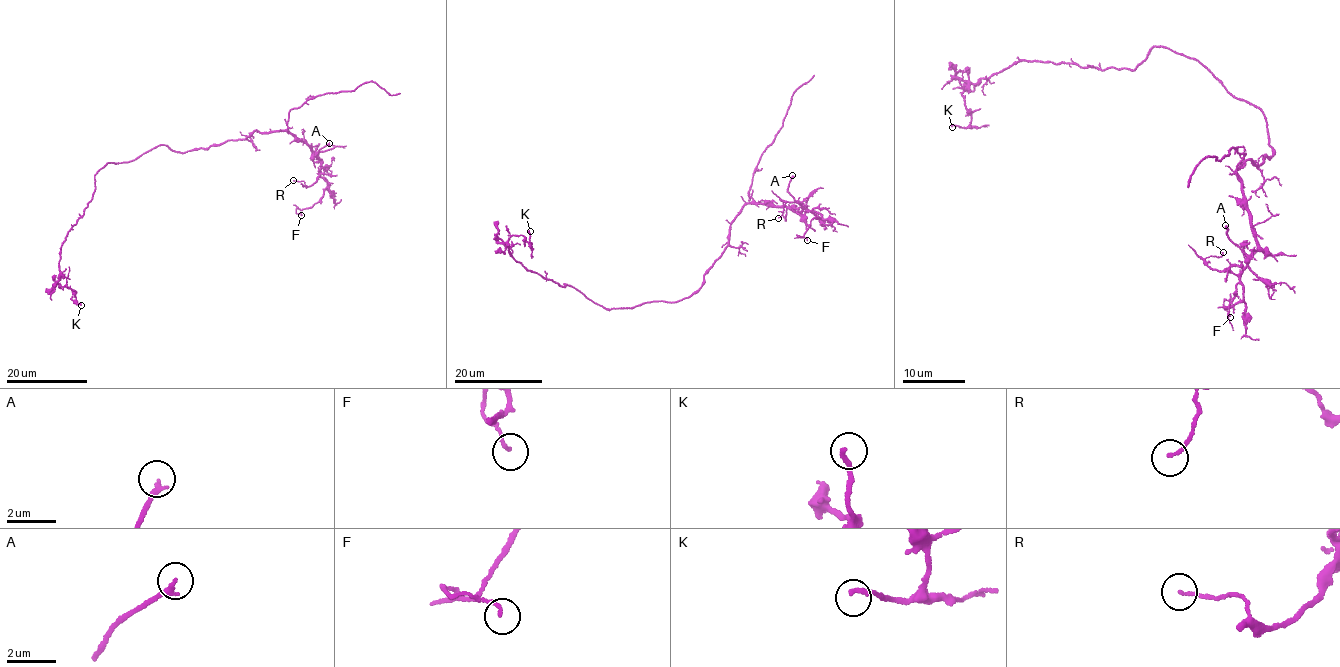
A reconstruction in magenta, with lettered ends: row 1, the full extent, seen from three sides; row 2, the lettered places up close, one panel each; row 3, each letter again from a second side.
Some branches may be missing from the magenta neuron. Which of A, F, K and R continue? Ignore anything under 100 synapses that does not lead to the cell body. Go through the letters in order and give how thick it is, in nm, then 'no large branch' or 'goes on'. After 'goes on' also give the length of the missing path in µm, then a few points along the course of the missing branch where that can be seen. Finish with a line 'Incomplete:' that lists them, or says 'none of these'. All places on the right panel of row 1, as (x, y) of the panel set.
A: 240 nm thick; no large branch
F: 120 nm thick; no large branch
K: 180 nm thick; no large branch
R: 120 nm thick; no large branch
Incomplete: none of these

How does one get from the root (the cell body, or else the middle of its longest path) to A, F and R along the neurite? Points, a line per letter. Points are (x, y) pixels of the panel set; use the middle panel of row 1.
A: (658, 301), (697, 293), (746, 204), (801, 210), (786, 189), (792, 175)
F: (658, 301), (697, 293), (746, 204), (820, 214), (803, 236), (797, 235), (807, 240)
R: (658, 301), (697, 293), (746, 204), (799, 212), (802, 203), (783, 201), (778, 218)

